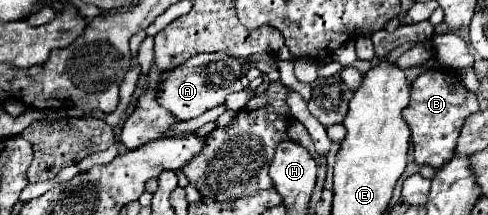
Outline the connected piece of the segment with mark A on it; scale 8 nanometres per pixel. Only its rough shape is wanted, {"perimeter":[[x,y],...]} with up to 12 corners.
{"perimeter":[[226,53],[190,57],[160,85],[158,103],[180,121],[244,87]]}

